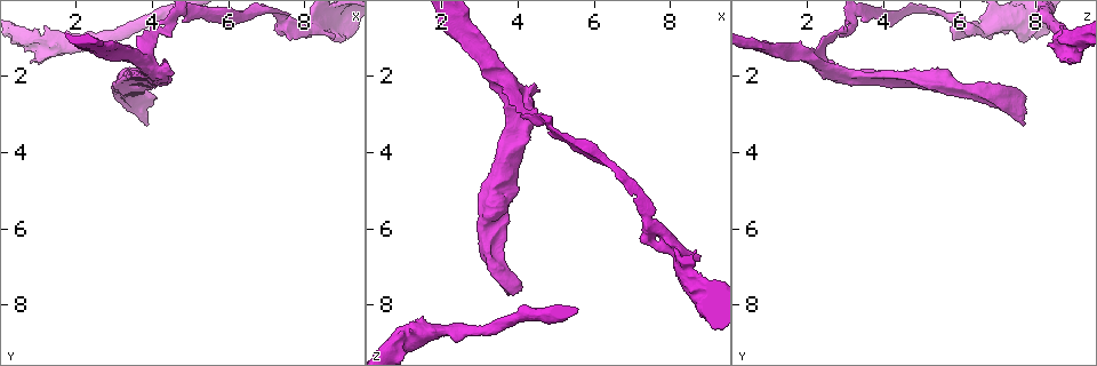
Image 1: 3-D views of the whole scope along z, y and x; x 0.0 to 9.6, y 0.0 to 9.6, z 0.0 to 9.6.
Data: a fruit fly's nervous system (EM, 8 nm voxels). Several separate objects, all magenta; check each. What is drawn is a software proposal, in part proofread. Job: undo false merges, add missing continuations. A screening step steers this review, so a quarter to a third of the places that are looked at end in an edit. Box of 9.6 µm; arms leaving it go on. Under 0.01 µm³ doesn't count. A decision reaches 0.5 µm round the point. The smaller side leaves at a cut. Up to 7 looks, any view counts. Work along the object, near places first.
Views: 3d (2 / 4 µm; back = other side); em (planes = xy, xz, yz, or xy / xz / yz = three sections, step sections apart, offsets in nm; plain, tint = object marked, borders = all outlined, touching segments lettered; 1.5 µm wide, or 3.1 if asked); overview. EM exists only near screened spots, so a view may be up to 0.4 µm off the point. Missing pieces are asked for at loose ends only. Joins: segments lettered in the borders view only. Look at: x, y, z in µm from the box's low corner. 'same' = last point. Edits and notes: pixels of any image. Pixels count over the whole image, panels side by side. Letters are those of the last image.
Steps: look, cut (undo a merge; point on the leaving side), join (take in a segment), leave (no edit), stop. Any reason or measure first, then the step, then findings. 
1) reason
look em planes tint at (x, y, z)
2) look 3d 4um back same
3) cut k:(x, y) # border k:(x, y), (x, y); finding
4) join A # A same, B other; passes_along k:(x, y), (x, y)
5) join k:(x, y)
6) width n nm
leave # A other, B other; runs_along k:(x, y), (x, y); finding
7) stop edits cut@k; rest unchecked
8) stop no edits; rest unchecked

free end
look 3d 4um at (3.60, 1.80, 2.85)

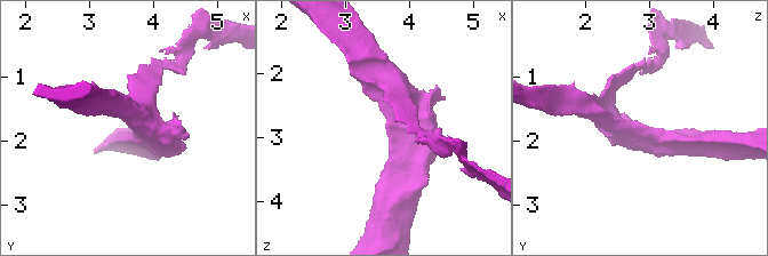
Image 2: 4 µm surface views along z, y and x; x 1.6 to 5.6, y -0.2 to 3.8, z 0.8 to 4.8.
look em planes tint at (3.60, 1.75, 2.85)

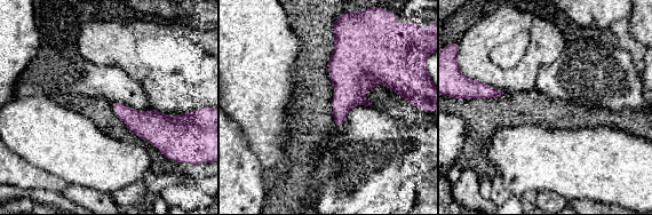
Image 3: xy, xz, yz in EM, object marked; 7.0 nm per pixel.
see the neighbours
look em planes borders same

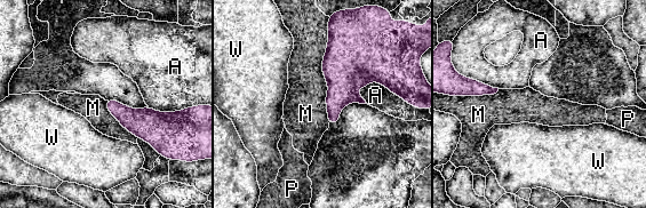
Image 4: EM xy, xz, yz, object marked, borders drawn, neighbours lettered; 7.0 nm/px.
leave # A other, M other, P other, W other; border 4:(327, 24), (321, 72), (329, 121); none of them fits

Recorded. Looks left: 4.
branch stops here
look 3d 2um back at (0.75, 1.65, 8.80)

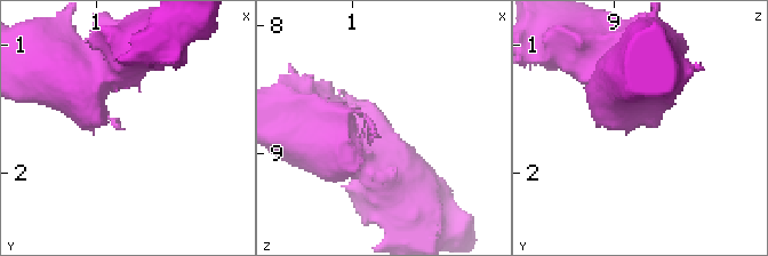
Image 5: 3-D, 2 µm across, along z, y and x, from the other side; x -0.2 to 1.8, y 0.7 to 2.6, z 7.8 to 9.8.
now the EM
look em planes tint at (0.80, 1.64, 8.84)

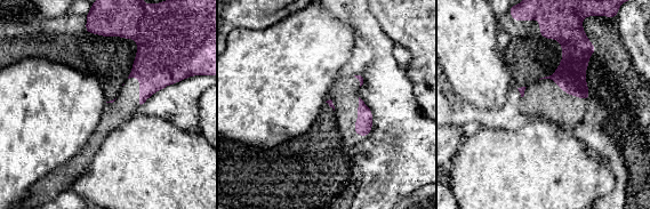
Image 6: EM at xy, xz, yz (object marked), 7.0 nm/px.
look em planes borders same

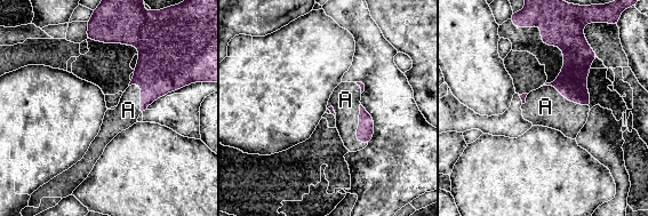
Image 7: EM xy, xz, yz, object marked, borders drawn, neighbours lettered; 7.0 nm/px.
join A # A same; passes_along 7:(572, 82), (565, 96), (545, 106); it goes on there

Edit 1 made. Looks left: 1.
stop edits join@7; rest unchecked

